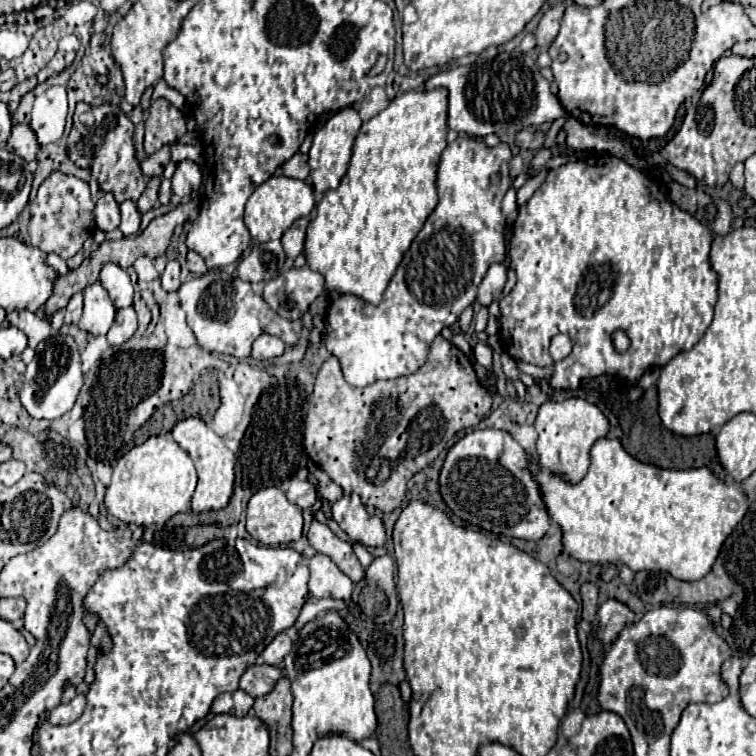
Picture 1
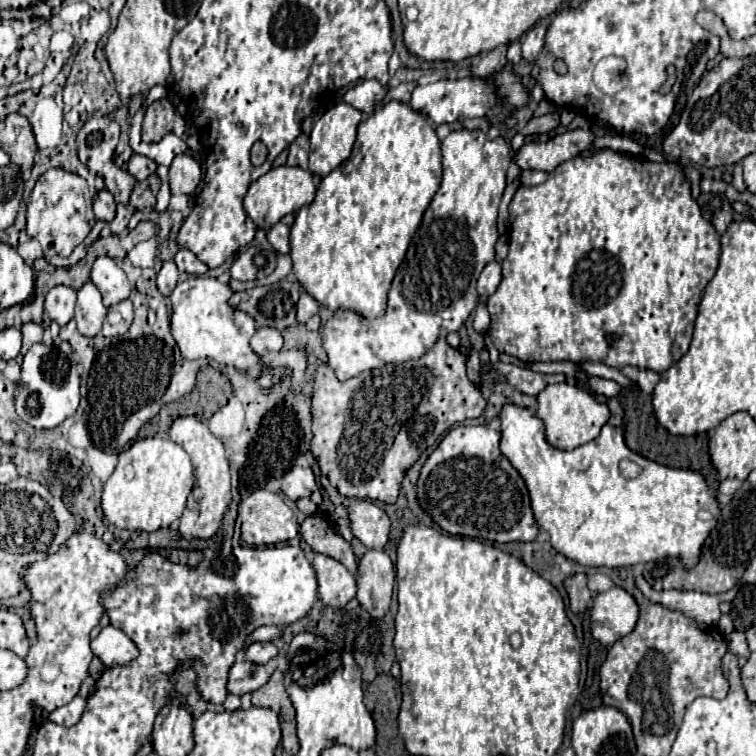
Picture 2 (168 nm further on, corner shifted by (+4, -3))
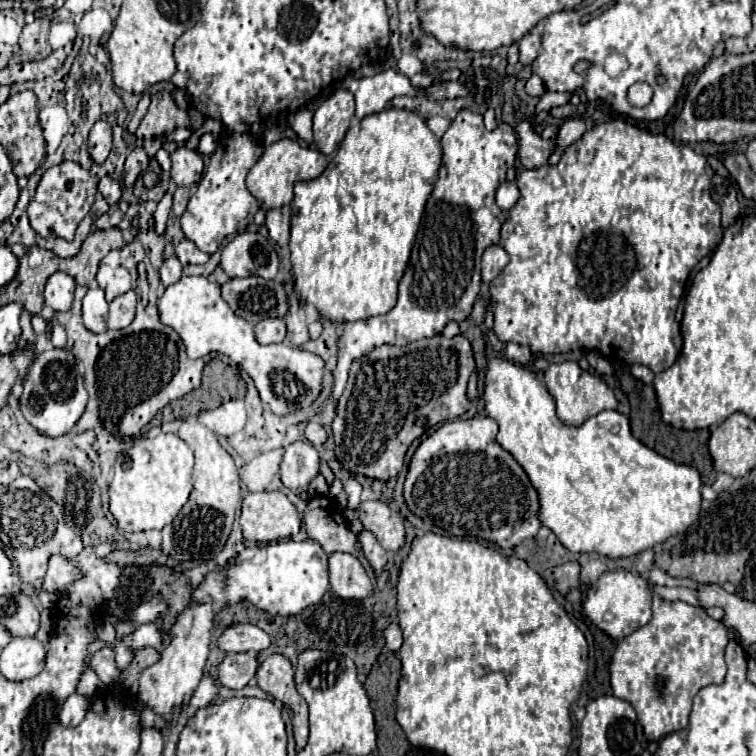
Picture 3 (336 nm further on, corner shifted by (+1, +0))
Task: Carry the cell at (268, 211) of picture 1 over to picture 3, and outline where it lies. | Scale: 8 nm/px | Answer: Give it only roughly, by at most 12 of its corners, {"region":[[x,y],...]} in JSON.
{"region":[[281,138],[265,146],[247,188],[263,210],[293,198],[295,180],[319,176],[329,158]]}

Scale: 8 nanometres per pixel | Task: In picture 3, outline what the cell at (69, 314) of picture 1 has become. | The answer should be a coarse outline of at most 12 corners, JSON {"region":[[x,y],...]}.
{"region":[[65,272],[47,278],[45,304],[65,312],[73,304],[75,280]]}

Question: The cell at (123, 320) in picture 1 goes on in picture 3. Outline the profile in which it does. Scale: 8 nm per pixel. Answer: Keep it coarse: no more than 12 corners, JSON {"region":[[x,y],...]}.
{"region":[[129,290],[109,304],[109,330],[133,322],[137,298]]}

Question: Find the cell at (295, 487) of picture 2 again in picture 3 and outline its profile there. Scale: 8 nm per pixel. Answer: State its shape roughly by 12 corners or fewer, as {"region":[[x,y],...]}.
{"region":[[299,440],[285,448],[281,480],[307,490],[319,474],[319,454]]}

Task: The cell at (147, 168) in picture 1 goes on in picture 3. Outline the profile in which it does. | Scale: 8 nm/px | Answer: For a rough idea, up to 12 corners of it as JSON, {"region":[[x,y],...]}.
{"region":[[139,146],[125,162],[123,184],[133,188],[135,180],[147,170],[149,156]]}

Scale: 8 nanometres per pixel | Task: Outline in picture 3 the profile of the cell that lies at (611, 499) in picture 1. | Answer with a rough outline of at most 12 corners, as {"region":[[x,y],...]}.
{"region":[[491,356],[485,412],[571,552],[639,554],[695,522],[701,478],[603,410],[555,414]]}

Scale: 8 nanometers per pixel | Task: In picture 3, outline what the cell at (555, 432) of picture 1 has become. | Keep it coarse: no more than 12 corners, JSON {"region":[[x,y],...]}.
{"region":[[575,360],[551,364],[545,386],[565,424],[617,408],[597,374]]}

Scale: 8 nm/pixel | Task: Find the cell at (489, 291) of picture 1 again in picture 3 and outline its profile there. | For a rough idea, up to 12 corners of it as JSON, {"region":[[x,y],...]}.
{"region":[[501,244],[483,252],[483,282],[495,280],[509,256]]}

